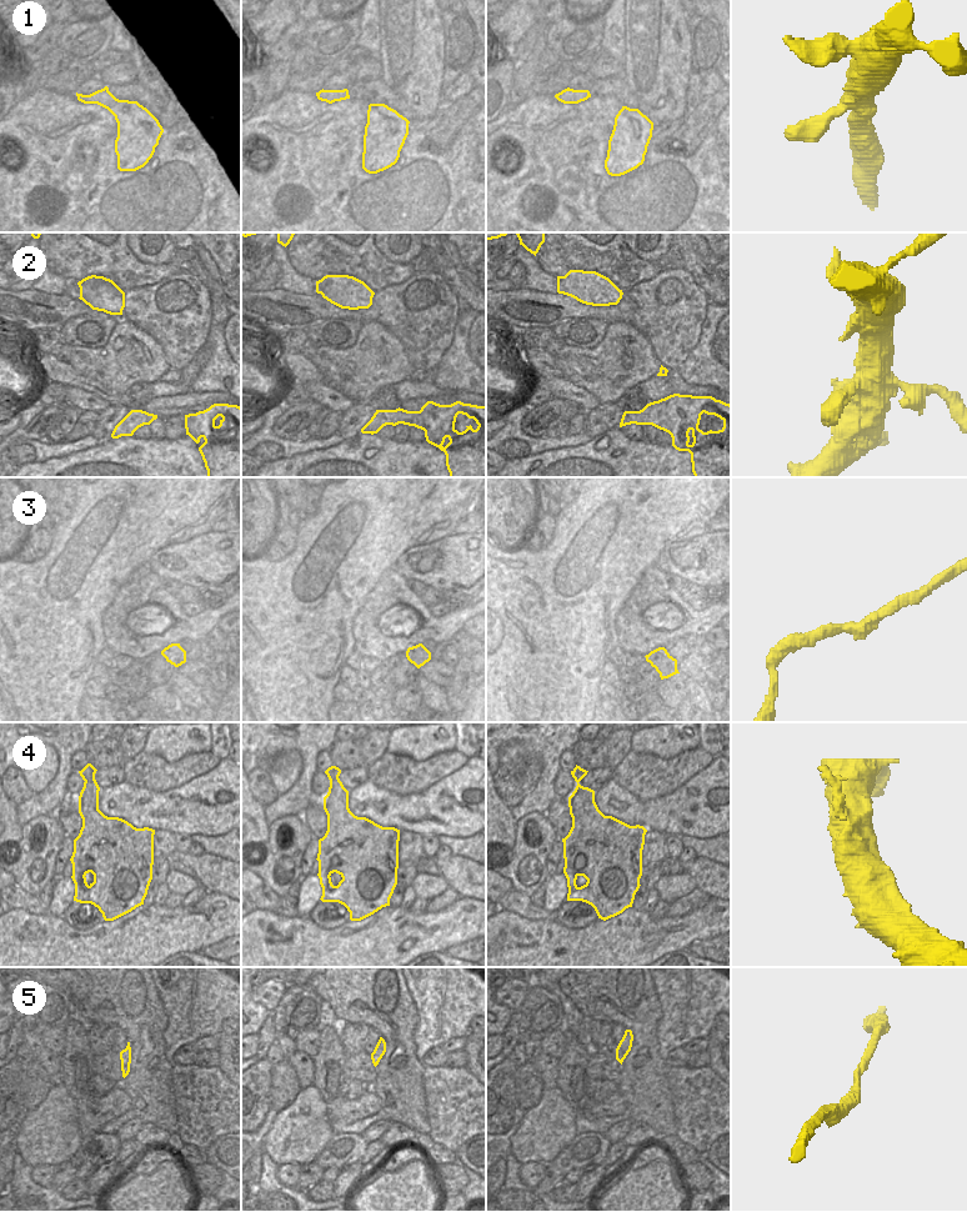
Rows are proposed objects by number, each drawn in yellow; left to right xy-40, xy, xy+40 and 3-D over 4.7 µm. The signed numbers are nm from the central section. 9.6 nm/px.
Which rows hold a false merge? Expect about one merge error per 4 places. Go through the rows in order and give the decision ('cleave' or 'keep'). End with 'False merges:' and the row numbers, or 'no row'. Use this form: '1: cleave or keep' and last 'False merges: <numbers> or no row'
1: keep
2: keep
3: keep
4: keep
5: keep
False merges: no row

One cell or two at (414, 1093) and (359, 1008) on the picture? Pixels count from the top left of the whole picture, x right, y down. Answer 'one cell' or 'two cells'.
one cell

